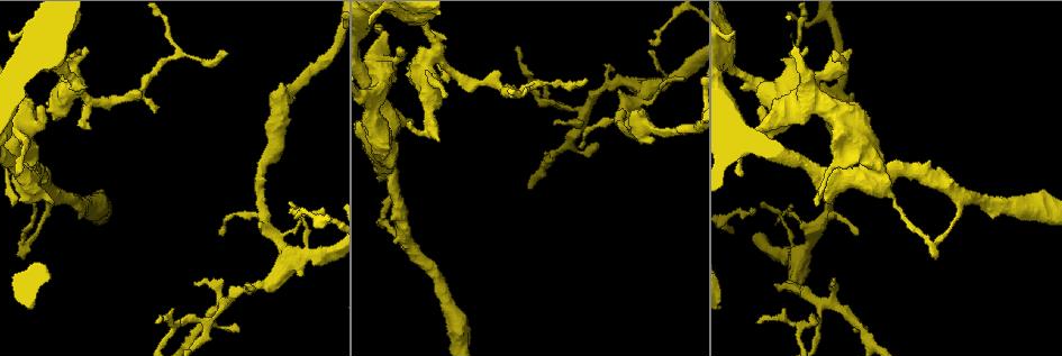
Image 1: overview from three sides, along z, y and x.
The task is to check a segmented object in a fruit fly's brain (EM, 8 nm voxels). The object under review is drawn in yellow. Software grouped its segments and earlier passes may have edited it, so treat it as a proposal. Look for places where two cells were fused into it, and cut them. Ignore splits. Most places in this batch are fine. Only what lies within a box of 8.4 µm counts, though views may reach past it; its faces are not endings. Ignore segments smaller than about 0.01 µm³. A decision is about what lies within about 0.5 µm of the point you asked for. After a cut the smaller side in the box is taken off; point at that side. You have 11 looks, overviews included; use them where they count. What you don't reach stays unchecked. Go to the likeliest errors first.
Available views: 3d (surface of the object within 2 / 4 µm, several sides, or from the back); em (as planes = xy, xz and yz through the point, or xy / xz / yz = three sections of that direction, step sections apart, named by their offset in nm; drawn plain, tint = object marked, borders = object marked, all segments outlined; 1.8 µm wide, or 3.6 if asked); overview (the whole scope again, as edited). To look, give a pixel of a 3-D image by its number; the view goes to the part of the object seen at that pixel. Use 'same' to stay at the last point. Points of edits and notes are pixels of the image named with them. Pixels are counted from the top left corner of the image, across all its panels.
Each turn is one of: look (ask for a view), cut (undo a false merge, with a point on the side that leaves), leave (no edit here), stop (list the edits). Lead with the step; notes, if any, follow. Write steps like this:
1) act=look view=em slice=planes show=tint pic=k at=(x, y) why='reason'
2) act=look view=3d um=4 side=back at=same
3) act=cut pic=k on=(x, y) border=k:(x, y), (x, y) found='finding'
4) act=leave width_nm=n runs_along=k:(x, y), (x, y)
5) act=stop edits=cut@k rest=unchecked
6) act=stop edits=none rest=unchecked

act=look view=em slice=planes show=plain pic=1 at=(225, 305) why='arms run side by side'

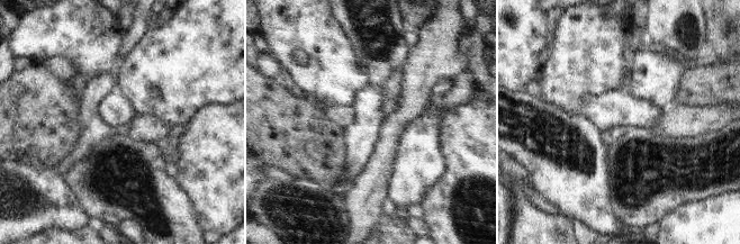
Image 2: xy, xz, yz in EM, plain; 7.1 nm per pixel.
act=look view=em slice=planes show=tint at=same why='with the object marked'

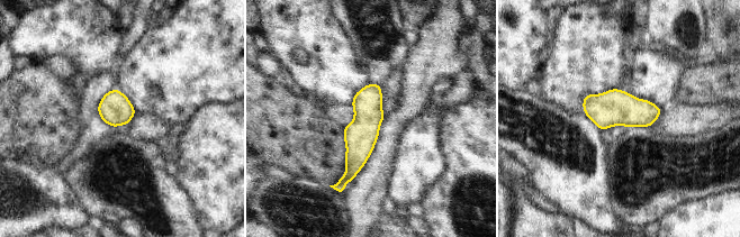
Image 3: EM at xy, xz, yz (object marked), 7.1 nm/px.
act=leave width_nm=240 runs_along=3:(378, 87), (345, 180) found='one cell here'

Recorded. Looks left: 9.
act=look view=em slice=xz step=4 show=tint pic=1 at=(864, 175) why='four arms meet'

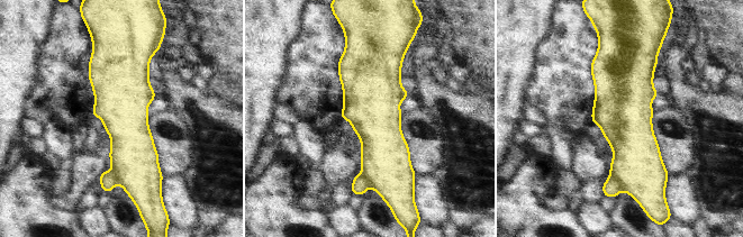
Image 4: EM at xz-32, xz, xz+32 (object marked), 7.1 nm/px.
act=look view=em slice=xy step=4 show=borders at=same why='cut it another way'

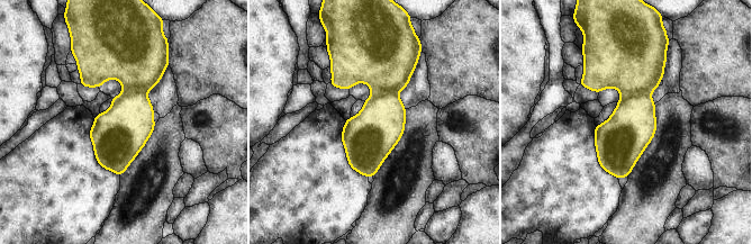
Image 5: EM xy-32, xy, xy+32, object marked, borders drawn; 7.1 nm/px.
act=cut pic=5 on=(632, 60) width_nm=360 border=5:(650, 93), (633, 93), (622, 97) found='a second cell is stuck on'

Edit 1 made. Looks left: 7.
act=look view=overview

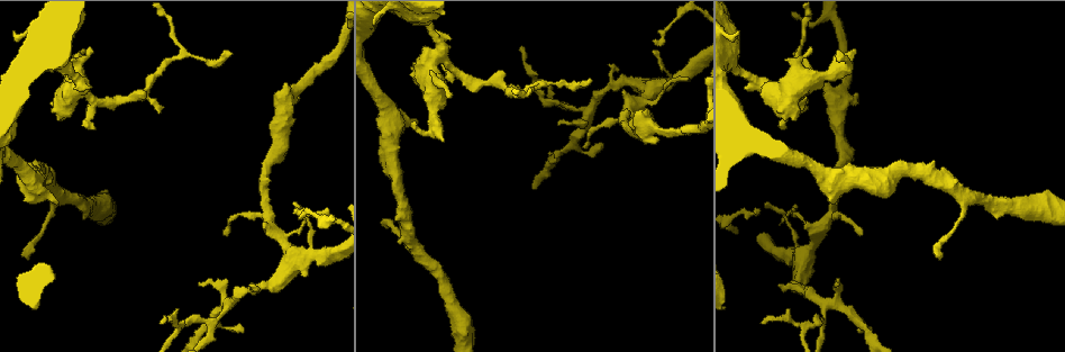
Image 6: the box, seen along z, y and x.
act=look view=em slice=xz step=4 show=tint pic=6 at=(294, 258) why='thick turns thin'

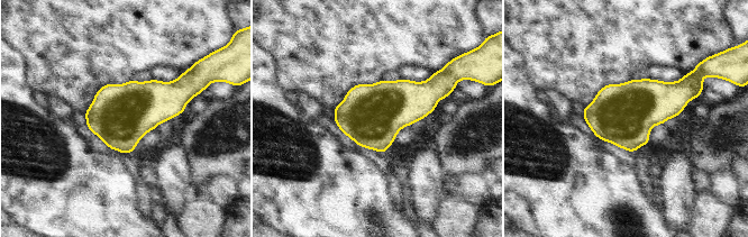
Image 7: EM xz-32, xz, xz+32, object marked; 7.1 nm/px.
act=leave width_nm=440 found='continuous, no second cell'

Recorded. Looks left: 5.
act=look view=3d um=4 pic=6 at=(438, 55) why='sudden change in width'

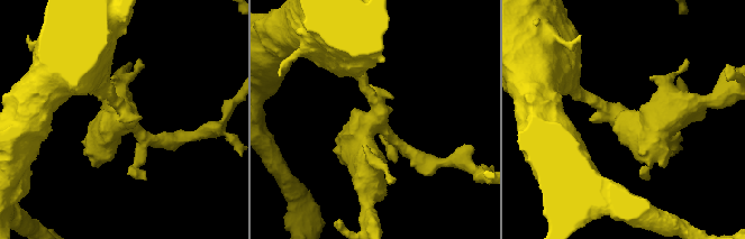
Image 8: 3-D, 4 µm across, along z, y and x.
act=look view=em slice=planes show=tint pic=8 at=(630, 120) why='now the EM'

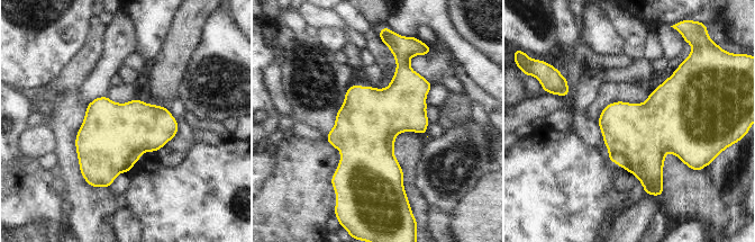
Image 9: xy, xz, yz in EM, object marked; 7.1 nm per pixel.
act=leave width_nm=460 found='continuous, no second cell'

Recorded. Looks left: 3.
act=stop edits=cut@5 rest=unchecked

